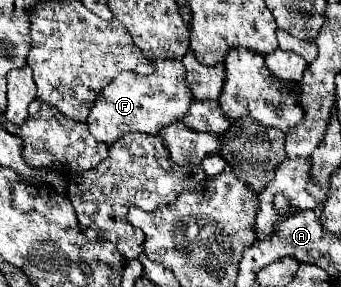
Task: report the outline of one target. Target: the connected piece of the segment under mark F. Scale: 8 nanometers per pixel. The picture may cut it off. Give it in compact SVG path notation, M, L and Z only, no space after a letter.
M156 61L154 77L146 77L146 81L138 81L130 77L130 73L118 75L108 87L102 97L98 97L98 105L90 111L86 121L88 131L106 147L114 145L126 133L148 133L156 135L164 125L170 125L186 113L190 107L190 93L186 93L186 69L182 69L180 61Z

